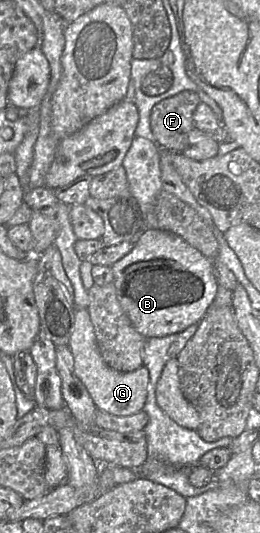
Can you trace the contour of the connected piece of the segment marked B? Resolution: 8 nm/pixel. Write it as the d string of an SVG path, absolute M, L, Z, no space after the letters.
M168 231L143 232L134 248L112 266L117 298L133 327L144 337L164 337L198 324L211 307L218 282L211 259Z

